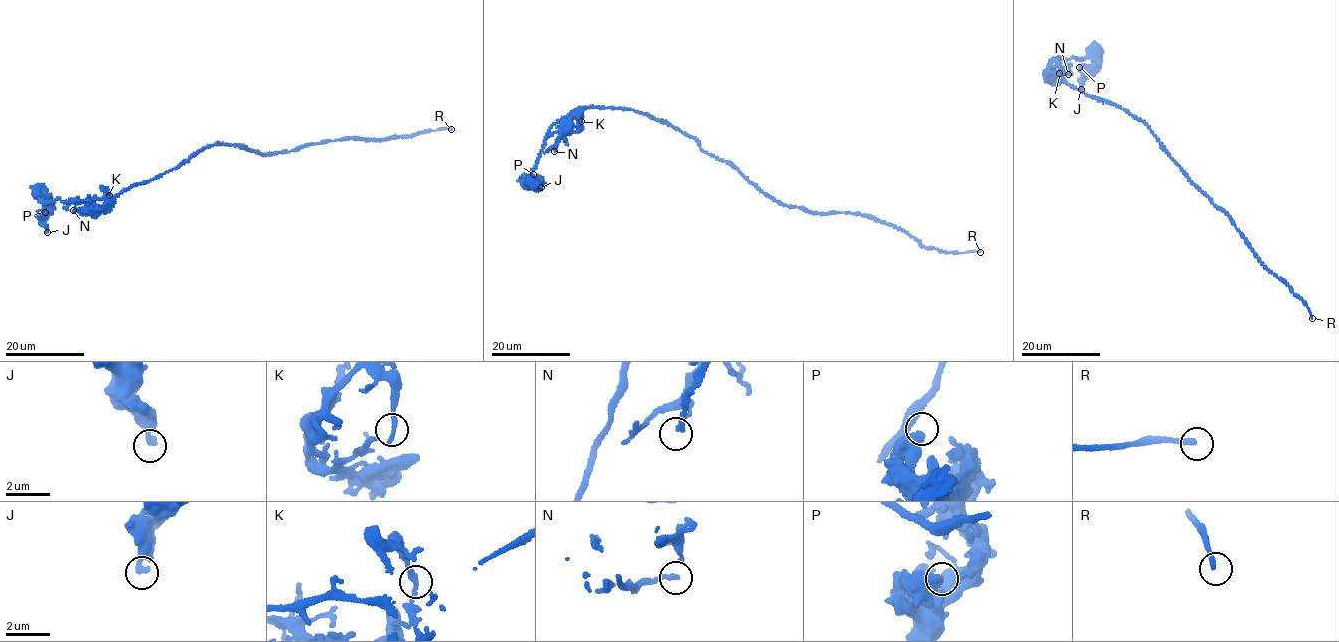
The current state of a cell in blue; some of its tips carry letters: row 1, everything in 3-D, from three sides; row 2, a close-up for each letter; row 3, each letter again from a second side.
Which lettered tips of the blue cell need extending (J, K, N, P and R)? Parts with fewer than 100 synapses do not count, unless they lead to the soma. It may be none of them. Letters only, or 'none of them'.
R

